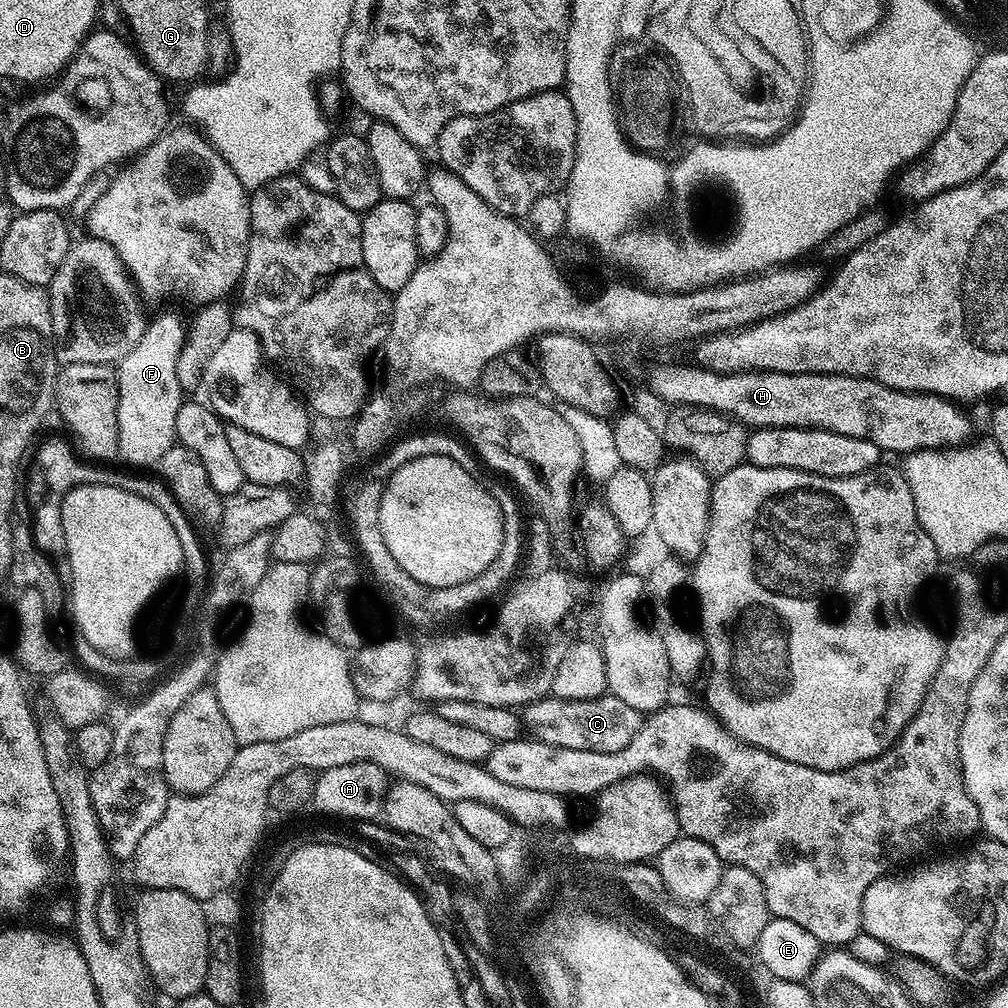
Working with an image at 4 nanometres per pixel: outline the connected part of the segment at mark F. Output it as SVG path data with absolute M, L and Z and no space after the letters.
M160 316L144 329L144 337L115 365L118 386L118 456L144 470L147 464L159 465L160 459L177 443L176 423L182 403L182 389L176 366L184 345L185 321Z

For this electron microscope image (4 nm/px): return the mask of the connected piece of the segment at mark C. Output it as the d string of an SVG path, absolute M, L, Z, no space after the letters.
M611 694L593 700L535 700L527 705L523 712L523 723L532 727L531 735L535 739L541 740L543 744L566 750L617 752L634 742L634 734L638 734L642 723L642 713L634 710L634 706L626 706L622 698Z

